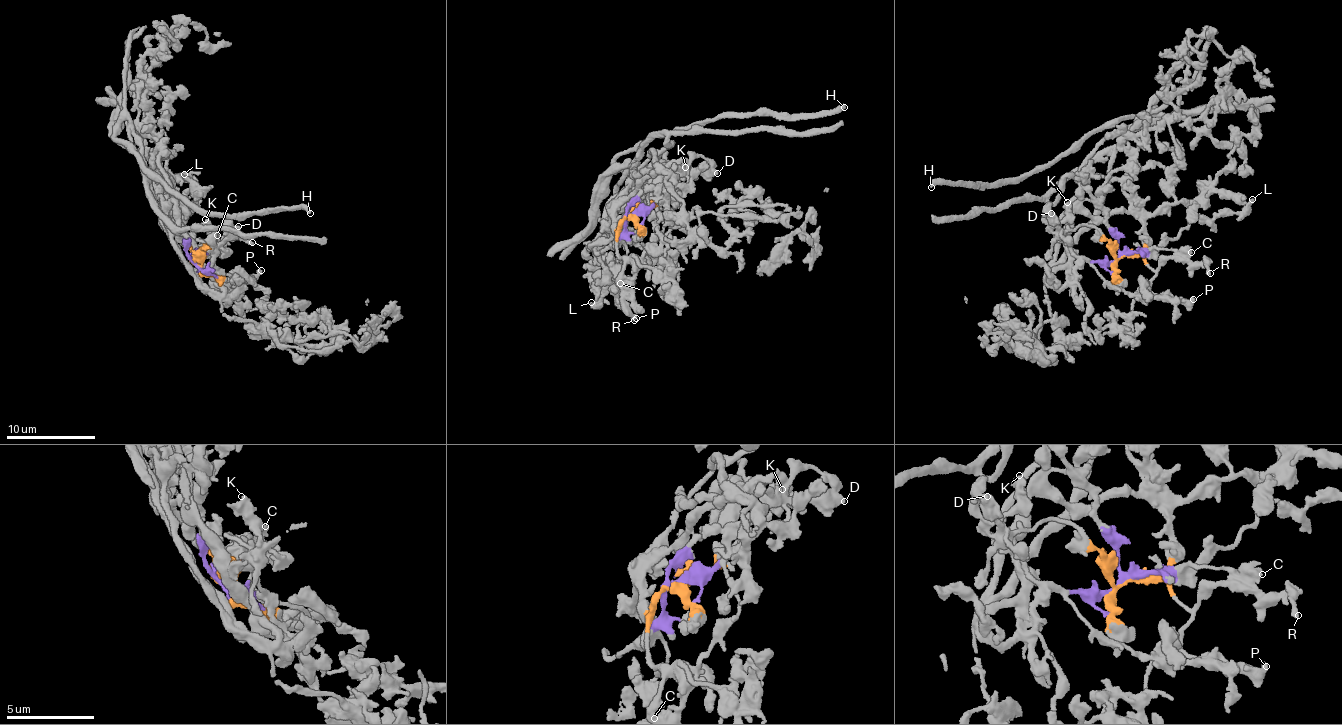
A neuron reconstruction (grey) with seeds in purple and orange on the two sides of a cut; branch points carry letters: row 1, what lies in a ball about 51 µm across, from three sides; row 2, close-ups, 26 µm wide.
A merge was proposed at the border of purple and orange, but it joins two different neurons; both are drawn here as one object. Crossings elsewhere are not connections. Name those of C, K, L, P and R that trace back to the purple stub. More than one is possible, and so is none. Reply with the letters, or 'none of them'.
C, K, L

